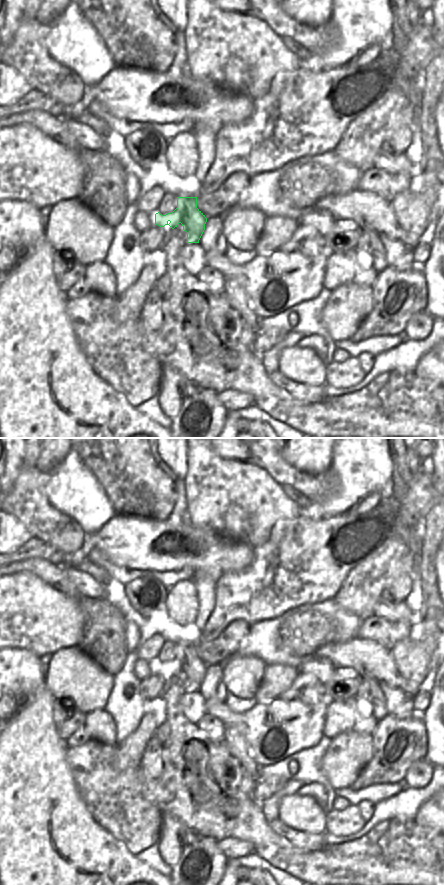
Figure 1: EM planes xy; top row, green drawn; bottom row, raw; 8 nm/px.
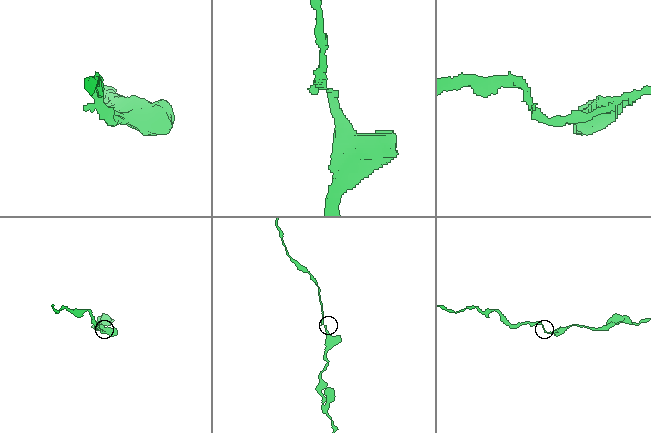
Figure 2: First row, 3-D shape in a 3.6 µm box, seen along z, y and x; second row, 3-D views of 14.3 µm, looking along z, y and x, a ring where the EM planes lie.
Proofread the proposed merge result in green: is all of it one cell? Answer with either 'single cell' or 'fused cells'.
single cell

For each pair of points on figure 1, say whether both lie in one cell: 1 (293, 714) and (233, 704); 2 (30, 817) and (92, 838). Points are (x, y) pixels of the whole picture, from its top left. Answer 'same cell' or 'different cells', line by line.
1: different cells
2: same cell

